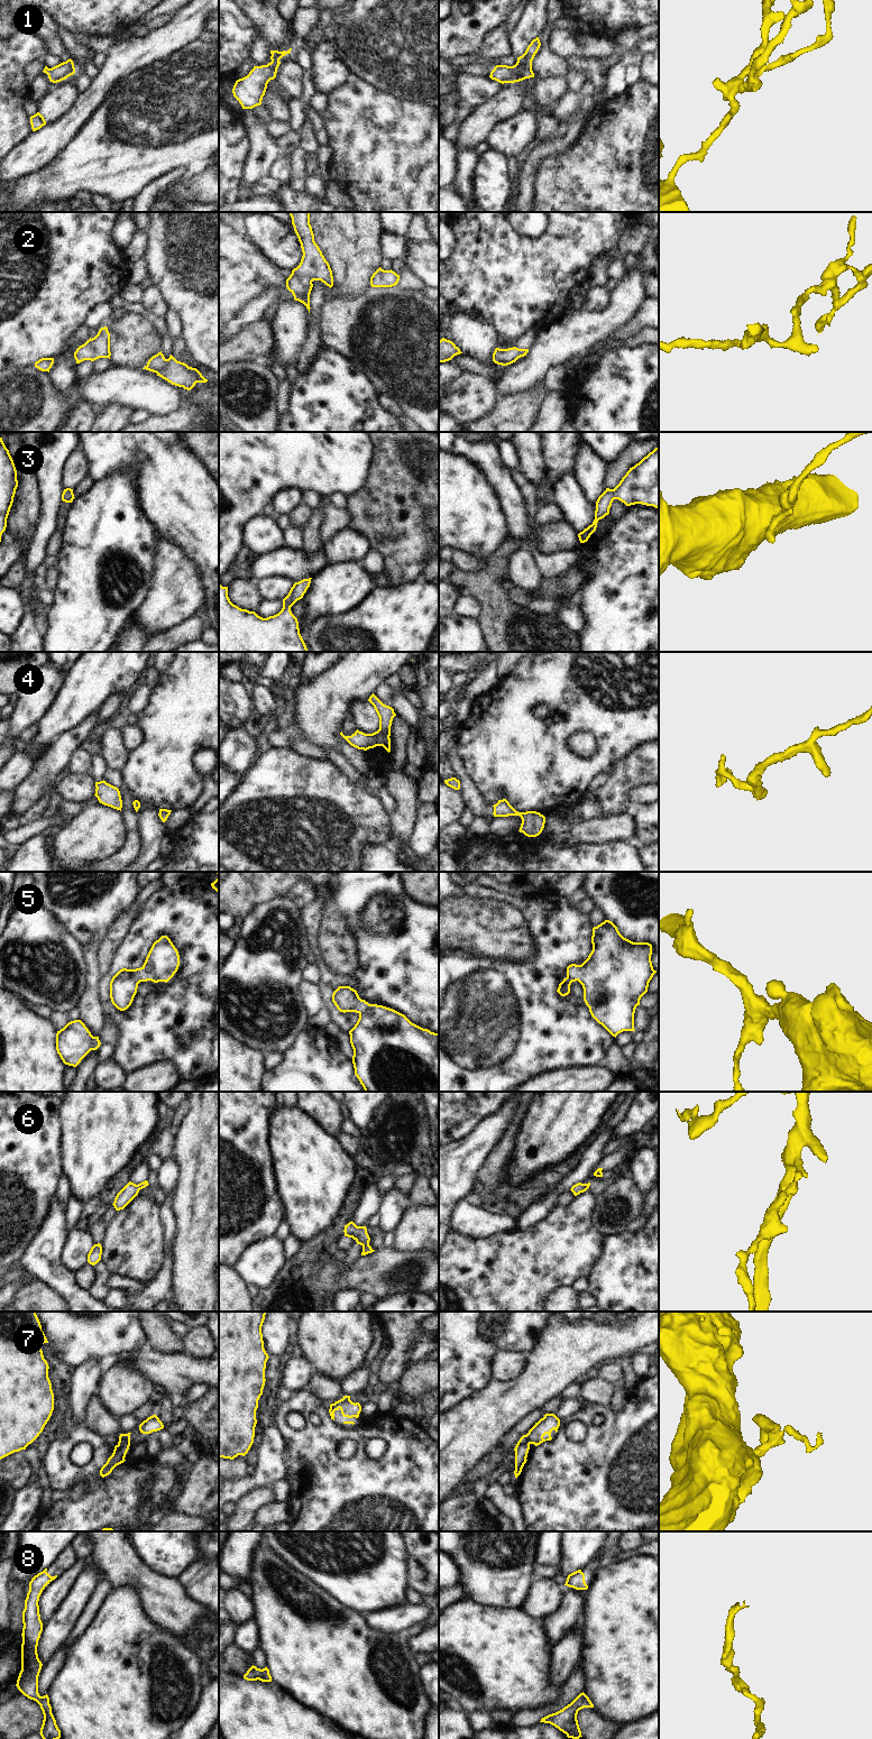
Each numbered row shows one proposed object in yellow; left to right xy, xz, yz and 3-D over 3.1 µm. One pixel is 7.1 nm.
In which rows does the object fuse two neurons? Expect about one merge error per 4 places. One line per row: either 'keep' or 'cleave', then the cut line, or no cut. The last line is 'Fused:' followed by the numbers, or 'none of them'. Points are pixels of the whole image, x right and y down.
1: keep; no cut
2: keep; no cut
3: keep; no cut
4: keep; no cut
5: keep; no cut
6: keep; no cut
7: cleave; cut in yz along (525, 1435), (530, 1443)
8: keep; no cut
Fused: 7

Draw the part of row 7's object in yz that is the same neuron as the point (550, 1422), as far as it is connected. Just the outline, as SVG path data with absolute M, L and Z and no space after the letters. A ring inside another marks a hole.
M545 1414L526 1434L530 1444L535 1446L540 1445L545 1441L551 1441L551 1432L554 1429L556 1433L560 1426L560 1419L554 1414Z

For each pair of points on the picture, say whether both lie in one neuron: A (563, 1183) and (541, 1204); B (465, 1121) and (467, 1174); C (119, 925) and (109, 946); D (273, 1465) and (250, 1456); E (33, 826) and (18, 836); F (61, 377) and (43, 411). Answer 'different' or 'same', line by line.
A: same
B: different
C: same
D: different
E: same
F: different

